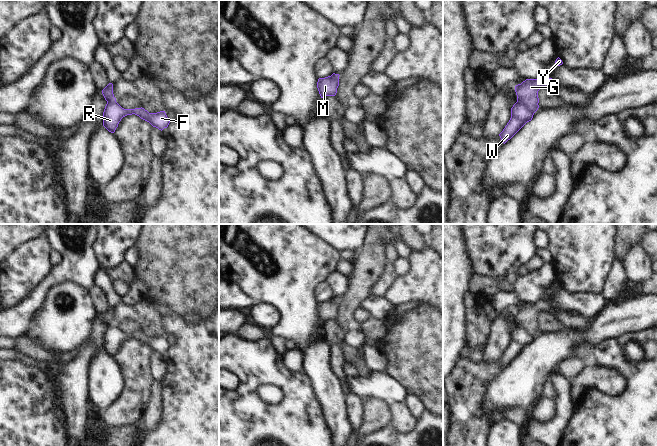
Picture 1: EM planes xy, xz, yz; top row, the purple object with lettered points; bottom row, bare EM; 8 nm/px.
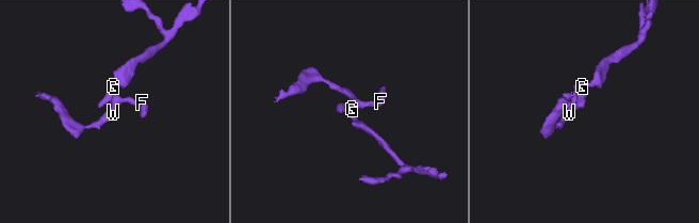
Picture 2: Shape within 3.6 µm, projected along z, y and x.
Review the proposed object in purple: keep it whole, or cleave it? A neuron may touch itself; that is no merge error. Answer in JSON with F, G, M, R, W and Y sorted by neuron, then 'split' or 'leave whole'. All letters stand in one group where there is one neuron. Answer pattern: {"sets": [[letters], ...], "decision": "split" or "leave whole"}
{"sets": [["F", "R", "W"], ["G", "M", "Y"]], "decision": "split"}

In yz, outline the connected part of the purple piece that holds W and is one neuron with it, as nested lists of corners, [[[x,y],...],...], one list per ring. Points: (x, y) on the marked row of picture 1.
[[[518,101],[511,108],[511,118],[503,131],[499,134],[502,142],[505,144],[510,140],[527,122],[531,121],[532,113],[525,105]]]

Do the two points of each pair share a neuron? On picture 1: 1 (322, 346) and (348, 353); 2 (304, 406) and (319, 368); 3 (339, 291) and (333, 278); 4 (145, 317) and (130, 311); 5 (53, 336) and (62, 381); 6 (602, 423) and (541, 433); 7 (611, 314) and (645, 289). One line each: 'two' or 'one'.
1: two
2: two
3: one
4: one
5: two
6: two
7: two

